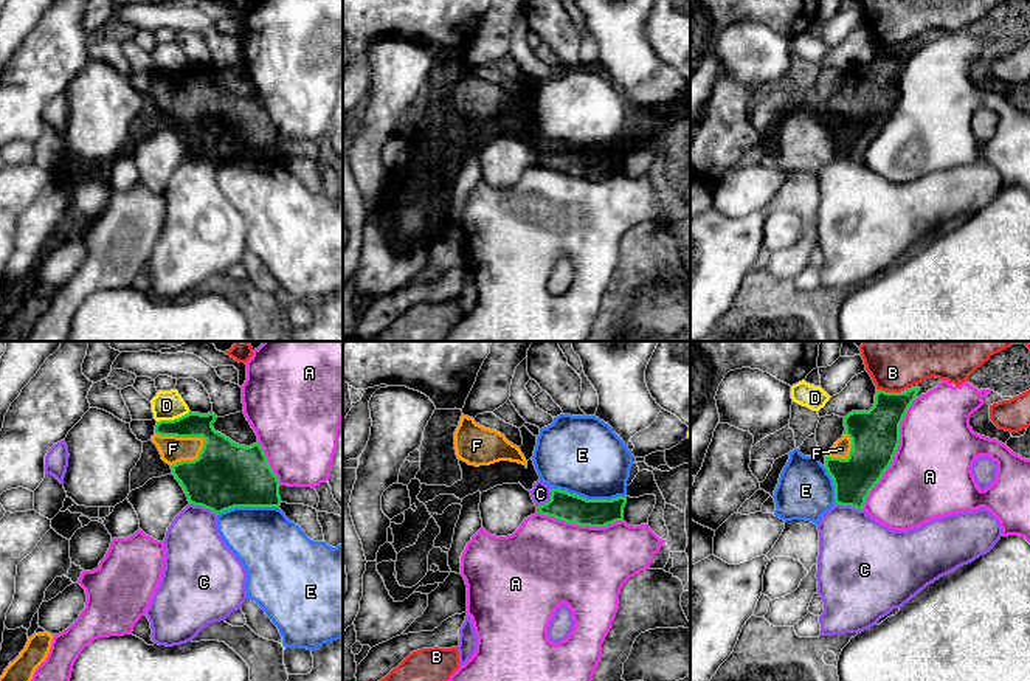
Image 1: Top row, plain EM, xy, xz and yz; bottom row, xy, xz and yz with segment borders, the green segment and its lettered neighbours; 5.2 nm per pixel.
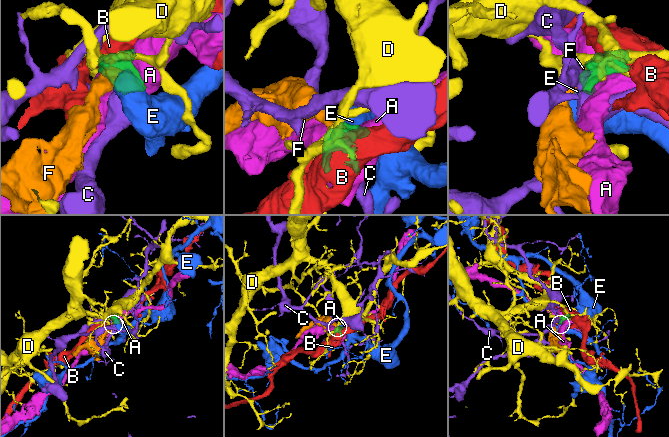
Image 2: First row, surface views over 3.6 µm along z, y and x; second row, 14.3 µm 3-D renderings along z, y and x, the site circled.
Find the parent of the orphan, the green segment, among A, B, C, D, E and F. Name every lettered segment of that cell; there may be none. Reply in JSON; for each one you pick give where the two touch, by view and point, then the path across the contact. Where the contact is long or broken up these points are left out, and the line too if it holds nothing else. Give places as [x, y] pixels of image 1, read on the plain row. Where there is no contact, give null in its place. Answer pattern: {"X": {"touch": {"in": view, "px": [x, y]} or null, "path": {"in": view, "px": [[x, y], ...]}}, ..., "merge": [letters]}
{"F": {"touch": {"in": "xy", "px": [183, 89]}, "path": {"in": "xy", "px": [[222, 117], [202, 90], [183, 89], [172, 101]]}}, "merge": ["F"]}

